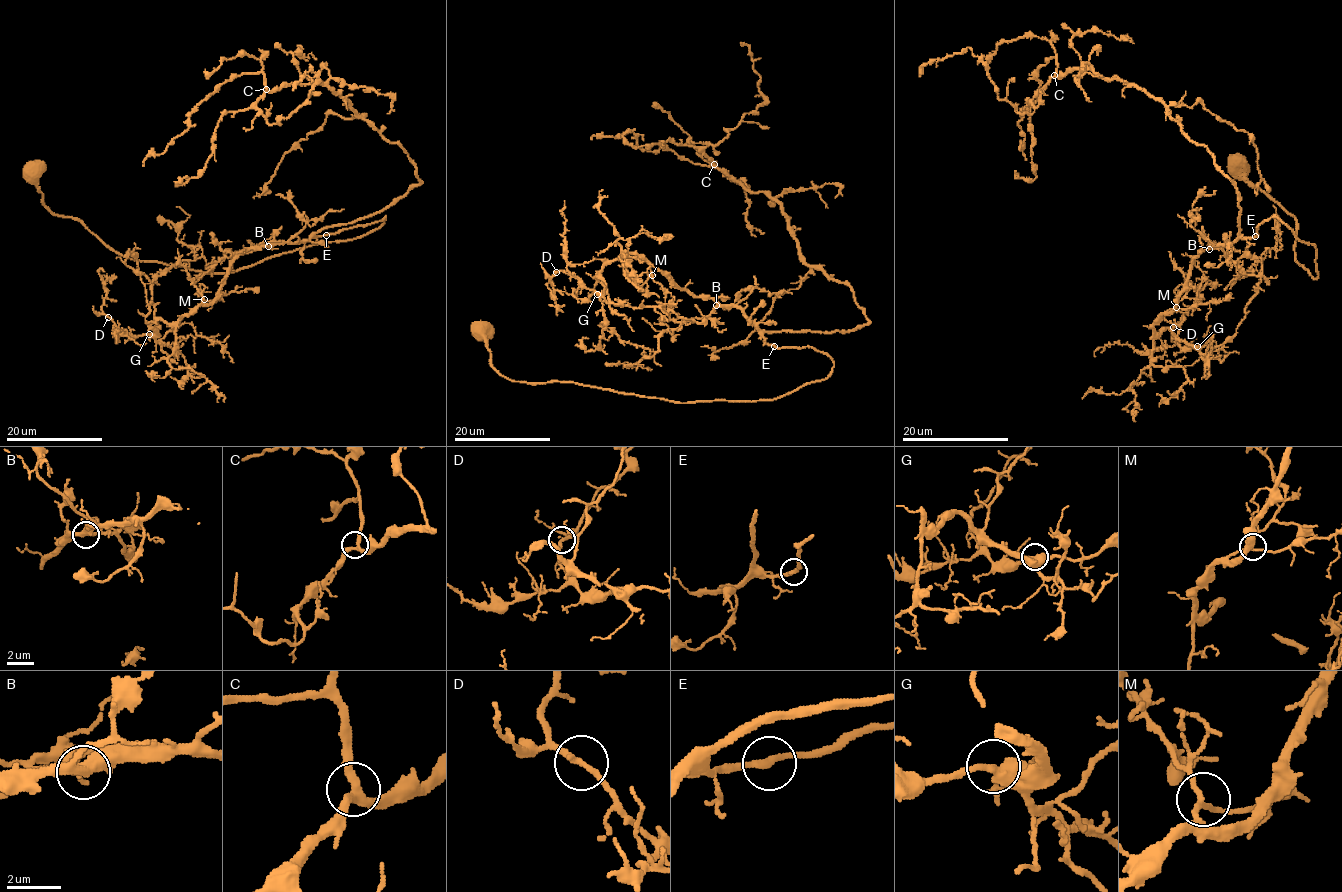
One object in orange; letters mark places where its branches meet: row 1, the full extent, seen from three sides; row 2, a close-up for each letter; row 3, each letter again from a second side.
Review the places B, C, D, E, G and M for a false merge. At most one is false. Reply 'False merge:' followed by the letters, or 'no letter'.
False merge: no letter

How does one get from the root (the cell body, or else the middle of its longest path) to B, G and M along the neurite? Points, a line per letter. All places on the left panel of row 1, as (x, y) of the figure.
B: (35, 172), (54, 214), (75, 217), (115, 251), (202, 271), (237, 271), (356, 239), (386, 217), (268, 246)
G: (35, 172), (54, 214), (115, 251), (202, 271), (356, 239), (386, 217), (247, 247), (210, 304), (149, 334)
M: (35, 172), (54, 214), (115, 251), (202, 271), (356, 239), (386, 217), (247, 247), (204, 299)

